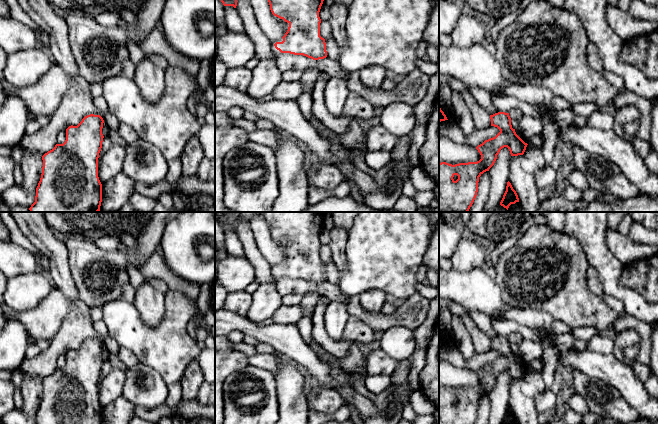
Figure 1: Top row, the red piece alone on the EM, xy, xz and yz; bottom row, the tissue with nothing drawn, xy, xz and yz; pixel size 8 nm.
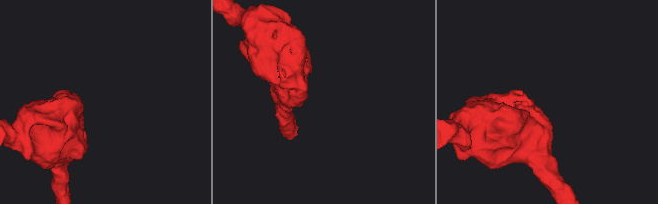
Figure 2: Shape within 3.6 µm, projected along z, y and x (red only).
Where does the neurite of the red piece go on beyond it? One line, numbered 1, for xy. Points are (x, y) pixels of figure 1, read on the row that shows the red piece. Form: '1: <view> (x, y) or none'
1: none

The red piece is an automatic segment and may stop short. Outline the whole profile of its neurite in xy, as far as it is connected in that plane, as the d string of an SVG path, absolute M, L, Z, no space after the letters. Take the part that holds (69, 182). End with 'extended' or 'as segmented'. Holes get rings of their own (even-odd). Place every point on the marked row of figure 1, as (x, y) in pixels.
M100 115L85 116L77 126L66 129L66 140L42 156L43 167L35 202L30 212L99 212L102 184L98 177L98 158L103 142L104 120Z; as segmented

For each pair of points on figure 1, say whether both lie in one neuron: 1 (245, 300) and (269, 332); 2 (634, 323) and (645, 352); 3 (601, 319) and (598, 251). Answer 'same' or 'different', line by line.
1: different
2: same
3: different

